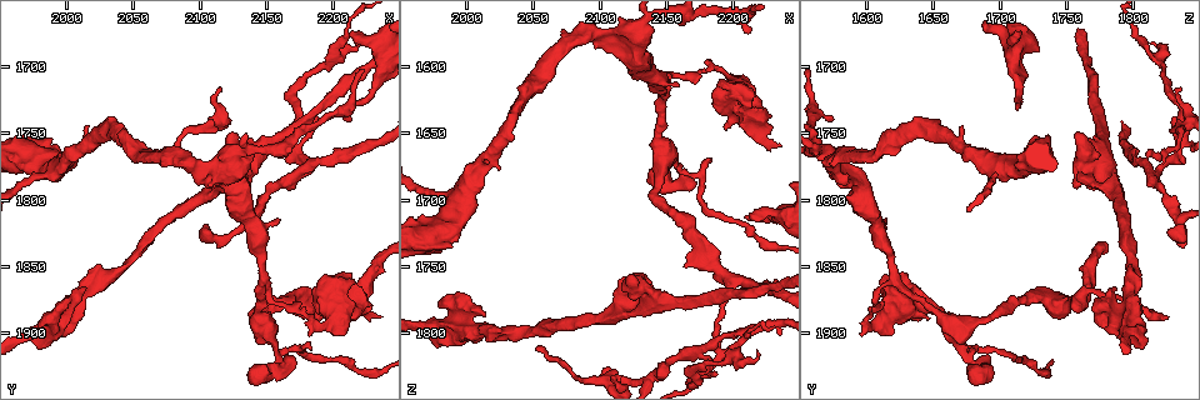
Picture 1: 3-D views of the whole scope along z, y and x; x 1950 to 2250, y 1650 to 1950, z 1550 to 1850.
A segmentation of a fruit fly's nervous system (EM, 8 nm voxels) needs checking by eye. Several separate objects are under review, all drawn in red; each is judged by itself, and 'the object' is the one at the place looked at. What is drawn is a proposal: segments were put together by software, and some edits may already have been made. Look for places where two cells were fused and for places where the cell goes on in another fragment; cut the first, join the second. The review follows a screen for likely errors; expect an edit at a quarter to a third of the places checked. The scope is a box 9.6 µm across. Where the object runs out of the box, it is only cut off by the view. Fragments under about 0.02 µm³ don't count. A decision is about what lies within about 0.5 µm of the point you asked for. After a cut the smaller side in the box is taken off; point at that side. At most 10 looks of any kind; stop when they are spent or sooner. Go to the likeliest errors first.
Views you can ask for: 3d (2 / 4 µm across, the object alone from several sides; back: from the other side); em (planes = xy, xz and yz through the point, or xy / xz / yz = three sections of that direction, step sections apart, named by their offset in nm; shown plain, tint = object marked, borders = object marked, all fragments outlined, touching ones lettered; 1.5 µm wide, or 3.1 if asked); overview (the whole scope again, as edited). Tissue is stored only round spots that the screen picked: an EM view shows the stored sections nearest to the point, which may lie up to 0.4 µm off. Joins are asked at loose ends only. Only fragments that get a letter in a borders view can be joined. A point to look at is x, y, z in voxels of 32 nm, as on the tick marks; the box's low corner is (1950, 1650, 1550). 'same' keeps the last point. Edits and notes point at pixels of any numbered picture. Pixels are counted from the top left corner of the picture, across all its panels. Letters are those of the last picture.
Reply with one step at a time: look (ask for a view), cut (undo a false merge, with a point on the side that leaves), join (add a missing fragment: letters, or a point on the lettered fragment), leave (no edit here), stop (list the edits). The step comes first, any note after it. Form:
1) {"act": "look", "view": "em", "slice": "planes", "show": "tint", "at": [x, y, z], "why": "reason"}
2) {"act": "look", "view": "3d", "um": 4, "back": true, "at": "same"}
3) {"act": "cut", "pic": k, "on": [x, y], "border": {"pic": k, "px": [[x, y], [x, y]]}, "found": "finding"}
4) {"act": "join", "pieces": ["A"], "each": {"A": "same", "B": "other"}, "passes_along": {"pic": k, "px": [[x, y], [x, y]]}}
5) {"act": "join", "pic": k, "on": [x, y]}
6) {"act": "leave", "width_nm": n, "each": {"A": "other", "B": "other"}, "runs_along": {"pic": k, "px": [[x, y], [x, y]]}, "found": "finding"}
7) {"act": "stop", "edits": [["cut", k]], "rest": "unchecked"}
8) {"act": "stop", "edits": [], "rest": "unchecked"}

{"act": "look", "view": "em", "slice": "planes", "show": "borders", "at": [2052, 1768, 1812], "why": "branch stops here"}

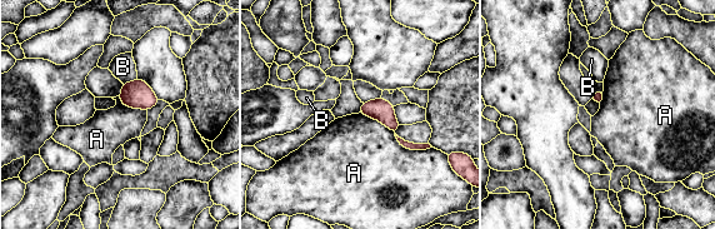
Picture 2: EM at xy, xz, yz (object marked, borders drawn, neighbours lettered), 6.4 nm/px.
{"act": "leave", "longest_contact_nm": ["A", 500], "each": {"A": "other", "B": "other"}, "border": {"pic": 2, "px": [[360, 111], [404, 148], [431, 148]]}, "found": "none of them fits"}

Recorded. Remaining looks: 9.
{"act": "look", "view": "em", "slice": "xy", "step": 8, "show": "tint", "at": [2214, 1672, 1714], "why": "an open end"}

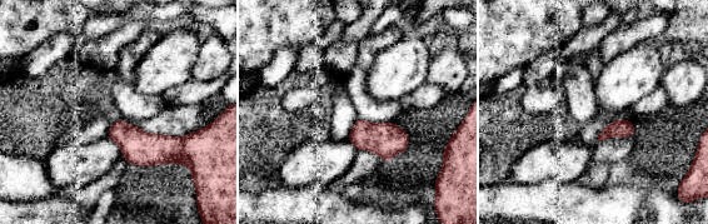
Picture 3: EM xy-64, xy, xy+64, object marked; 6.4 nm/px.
{"act": "look", "view": "em", "slice": "xy", "step": 8, "show": "borders", "at": "same"}

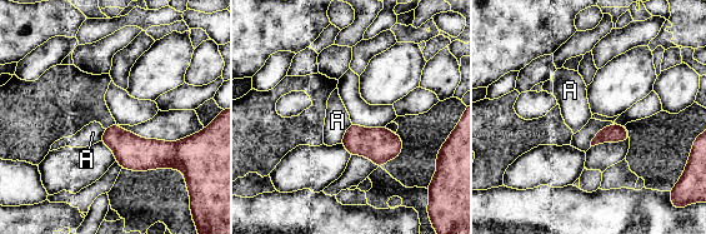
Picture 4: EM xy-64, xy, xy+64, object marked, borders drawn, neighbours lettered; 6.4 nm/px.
{"act": "leave", "each": {"A": "other"}, "border": {"pic": 4, "px": [[351, 123], [340, 143]]}, "found": "none of them fits"}

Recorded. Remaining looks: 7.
{"act": "look", "view": "3d", "um": 2, "at": [2114, 1718, 1834], "why": "thin end"}

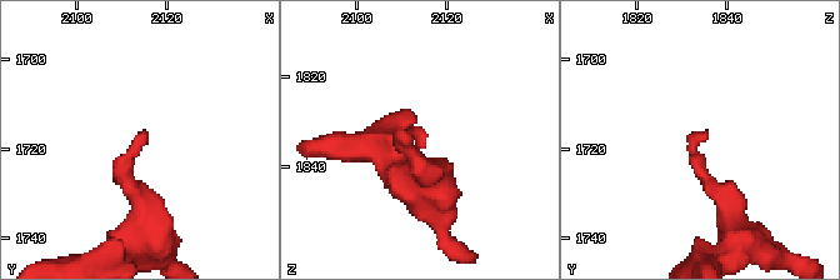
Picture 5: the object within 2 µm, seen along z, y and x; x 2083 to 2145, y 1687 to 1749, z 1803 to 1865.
{"act": "look", "view": "em", "slice": "planes", "show": "plain", "at": [2114, 1717, 1836], "why": "shape alone is not enough"}

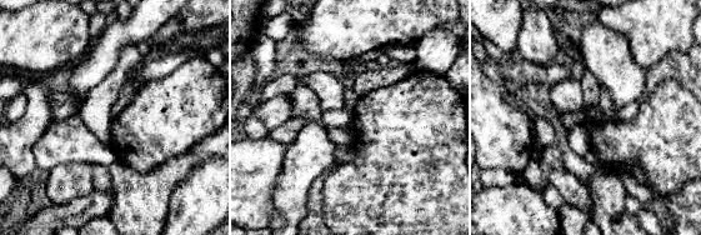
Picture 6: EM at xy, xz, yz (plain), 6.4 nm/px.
{"act": "look", "view": "em", "slice": "planes", "show": "borders", "at": "same", "why": "what lies round it"}

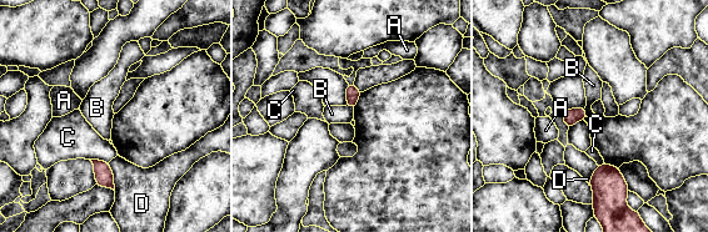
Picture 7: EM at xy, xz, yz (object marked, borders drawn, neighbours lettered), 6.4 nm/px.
{"act": "leave", "each": {"A": "other", "B": "other", "C": "other", "D": "other"}, "border": {"pic": 7, "px": [[584, 107], [587, 116]]}, "found": "none of them fits"}

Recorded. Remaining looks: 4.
{"act": "look", "view": "em", "slice": "planes", "show": "plain", "at": [2234, 1888, 1658], "why": "free end"}

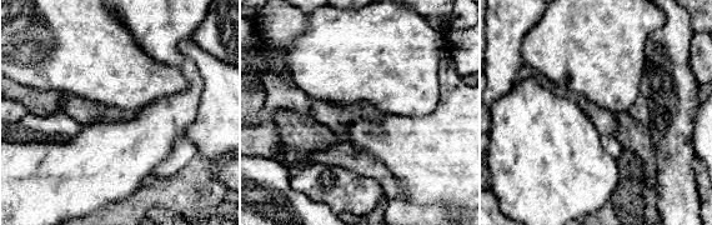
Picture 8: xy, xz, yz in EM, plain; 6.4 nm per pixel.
{"act": "look", "view": "em", "slice": "planes", "show": "borders", "at": "same"}

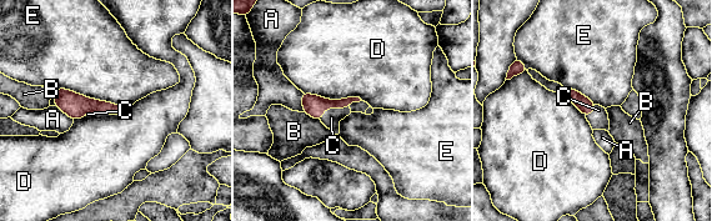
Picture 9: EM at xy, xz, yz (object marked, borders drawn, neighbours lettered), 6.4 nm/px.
{"act": "join", "pieces": ["C"], "each": {"A": "other", "B": "other", "C": "same", "D": "other", "E": "other"}, "passes_along": {"pic": 9, "px": [[314, 105], [331, 108], [331, 117]]}, "found": "it goes on there"}

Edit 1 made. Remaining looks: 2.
{"act": "stop", "edits": [["join", 9]], "rest": "unchecked"}

